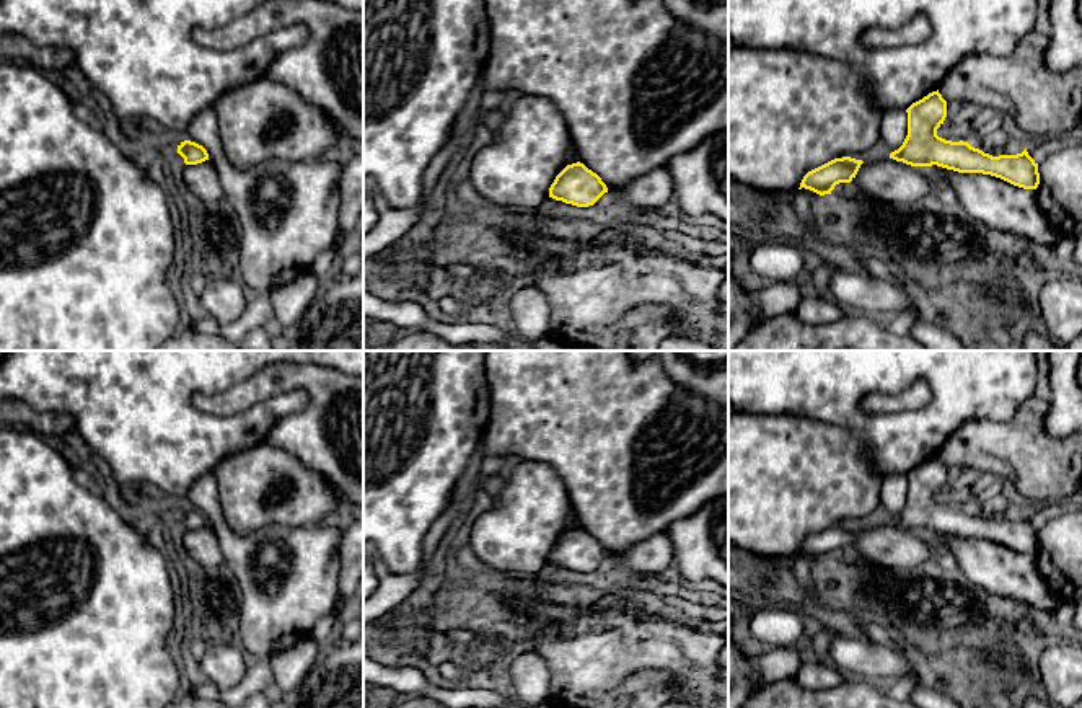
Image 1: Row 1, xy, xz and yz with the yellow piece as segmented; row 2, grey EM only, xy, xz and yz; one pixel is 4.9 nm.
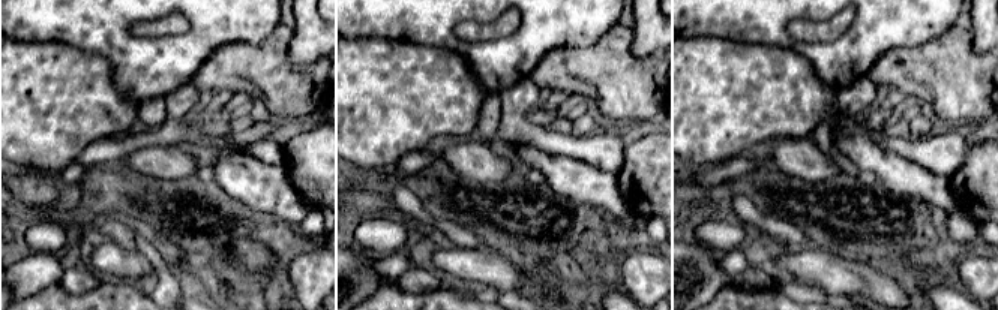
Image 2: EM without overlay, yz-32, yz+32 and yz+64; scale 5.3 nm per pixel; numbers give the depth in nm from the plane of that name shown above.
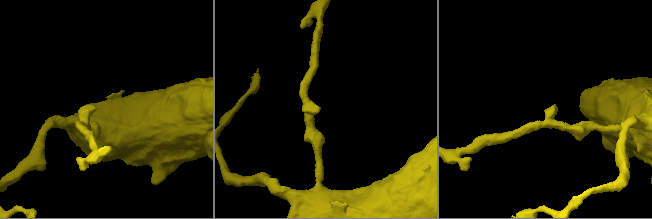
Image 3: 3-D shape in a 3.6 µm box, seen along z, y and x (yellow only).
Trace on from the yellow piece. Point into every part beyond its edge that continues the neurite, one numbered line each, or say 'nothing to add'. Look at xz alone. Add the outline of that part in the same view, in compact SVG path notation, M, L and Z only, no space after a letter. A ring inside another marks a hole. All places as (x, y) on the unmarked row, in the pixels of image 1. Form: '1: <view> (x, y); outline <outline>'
nothing to add

